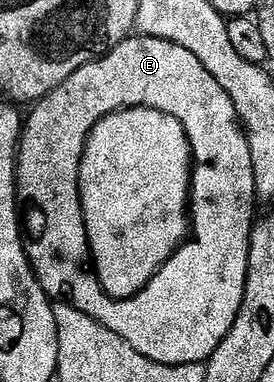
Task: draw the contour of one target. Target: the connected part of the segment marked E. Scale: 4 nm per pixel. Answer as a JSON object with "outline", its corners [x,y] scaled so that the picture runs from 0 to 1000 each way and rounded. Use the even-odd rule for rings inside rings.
{"outline":[[[496,86],[471,99],[449,102],[412,134],[391,134],[361,154],[347,154],[343,162],[299,170],[299,181],[285,181],[252,207],[226,212],[226,223],[201,228],[179,249],[164,249],[113,283],[113,291],[117,304],[106,312],[99,304],[73,356],[73,393],[58,419],[58,505],[69,539],[80,545],[80,605],[95,618],[102,681],[117,686],[117,707],[128,709],[139,736],[175,780],[193,788],[252,793],[259,804],[281,804],[299,819],[343,830],[343,840],[358,840],[372,851],[387,851],[387,861],[431,872],[431,882],[445,882],[445,893],[489,903],[489,914],[504,914],[504,924],[518,924],[518,935],[547,935],[547,945],[577,945],[591,955],[755,953],[777,924],[796,914],[796,903],[810,903],[818,885],[847,869],[847,853],[876,817],[876,801],[891,785],[898,736],[905,733],[905,675],[912,673],[920,597],[942,581],[942,560],[934,563],[942,503],[931,484],[927,421],[916,419],[912,380],[905,377],[905,348],[894,343],[876,309],[861,304],[861,277],[847,257],[825,243],[825,233],[810,233],[810,223],[796,223],[796,212],[766,191],[766,181],[752,181],[752,170],[737,170],[737,160],[723,160],[723,149],[708,149],[708,139],[693,139],[693,128],[679,128],[635,107],[606,107],[577,97]],[[467,280],[544,280],[547,285],[577,285],[591,296],[620,296],[679,338],[686,364],[701,372],[701,411],[708,419],[708,476],[693,503],[693,605],[701,618],[693,631],[675,631],[613,675],[606,694],[591,694],[591,704],[577,717],[500,772],[471,783],[420,783],[372,757],[365,728],[354,725],[343,707],[336,657],[321,649],[321,613],[314,610],[299,526],[292,524],[292,424],[307,408],[307,385],[321,374],[321,361],[343,338],[343,327],[358,327],[358,317],[372,317],[391,301],[409,301],[420,291],[456,291]]]}

